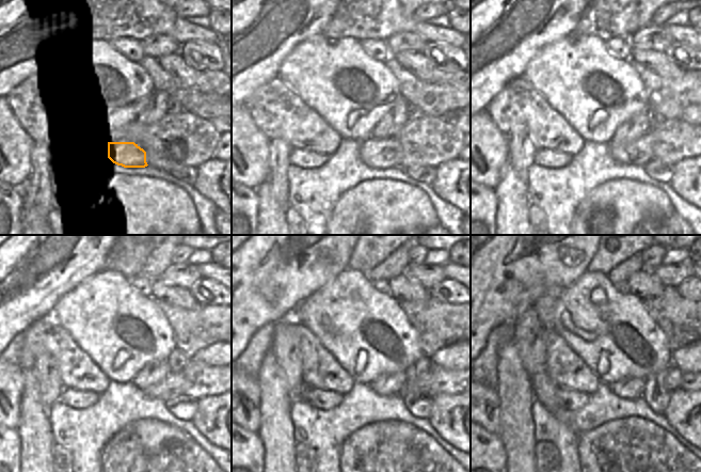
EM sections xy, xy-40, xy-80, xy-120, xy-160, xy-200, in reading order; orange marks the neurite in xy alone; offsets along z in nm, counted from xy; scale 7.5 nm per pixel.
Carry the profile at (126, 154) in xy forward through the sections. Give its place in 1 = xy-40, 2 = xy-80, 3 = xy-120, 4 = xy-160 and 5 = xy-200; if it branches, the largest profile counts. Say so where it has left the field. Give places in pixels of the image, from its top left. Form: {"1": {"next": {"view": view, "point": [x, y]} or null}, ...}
{"1": {"next": {"view": "xy-40", "point": [386, 153]}}, "2": {"next": {"view": "xy-80", "point": [633, 153]}}, "3": {"next": {"view": "xy-120", "point": [163, 391]}}, "4": {"next": {"view": "xy-160", "point": [411, 386]}}, "5": {"next": {"view": "xy-200", "point": [669, 380]}}}

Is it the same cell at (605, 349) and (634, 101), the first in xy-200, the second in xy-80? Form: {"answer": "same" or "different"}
{"answer": "same"}

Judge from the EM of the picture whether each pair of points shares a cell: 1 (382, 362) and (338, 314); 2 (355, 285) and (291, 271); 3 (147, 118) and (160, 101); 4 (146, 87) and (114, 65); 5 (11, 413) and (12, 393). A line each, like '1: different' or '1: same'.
1: same
2: different
3: same
4: same
5: same

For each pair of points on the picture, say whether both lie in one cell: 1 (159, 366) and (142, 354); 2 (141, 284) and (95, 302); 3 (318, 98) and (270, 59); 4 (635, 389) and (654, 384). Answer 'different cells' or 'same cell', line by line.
1: different cells
2: different cells
3: different cells
4: different cells

